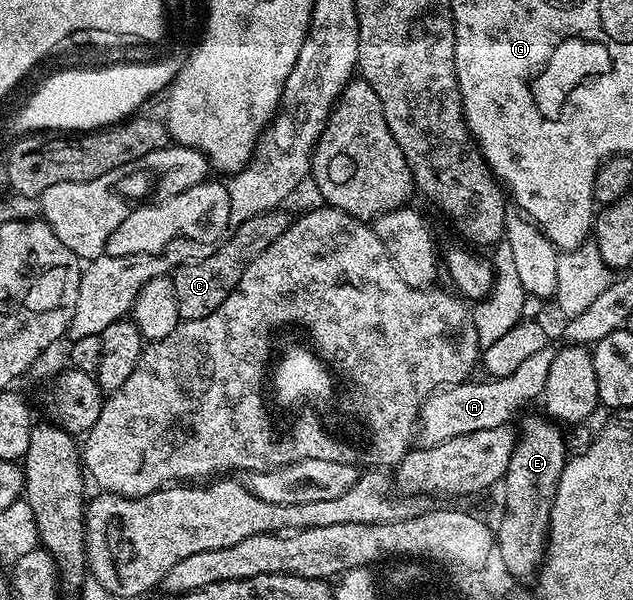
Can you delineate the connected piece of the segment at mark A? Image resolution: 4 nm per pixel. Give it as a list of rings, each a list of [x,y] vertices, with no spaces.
[[[546,347],[521,363],[517,371],[508,377],[475,381],[468,379],[460,385],[445,385],[442,389],[434,389],[423,400],[419,413],[431,413],[431,447],[437,443],[445,443],[445,439],[457,439],[457,435],[469,435],[473,431],[489,431],[489,427],[501,427],[508,424],[511,416],[526,401],[542,398],[545,379],[549,375],[549,367],[553,363],[556,350]]]

